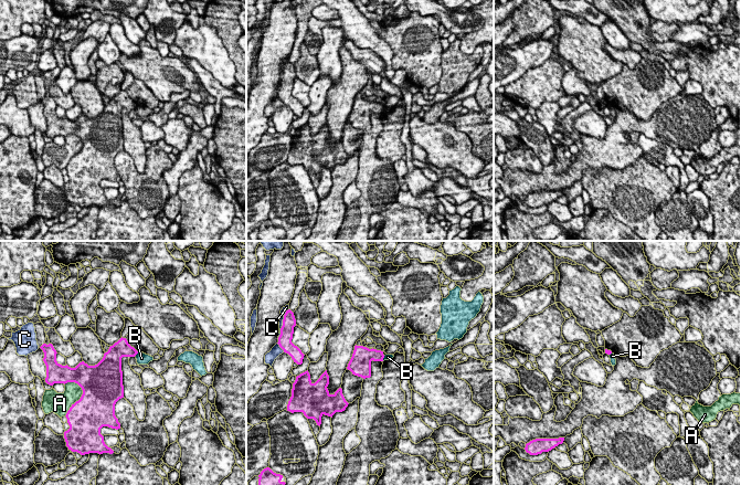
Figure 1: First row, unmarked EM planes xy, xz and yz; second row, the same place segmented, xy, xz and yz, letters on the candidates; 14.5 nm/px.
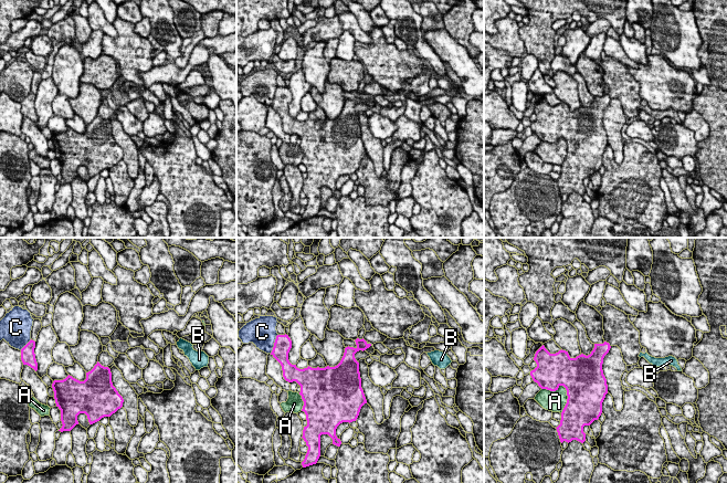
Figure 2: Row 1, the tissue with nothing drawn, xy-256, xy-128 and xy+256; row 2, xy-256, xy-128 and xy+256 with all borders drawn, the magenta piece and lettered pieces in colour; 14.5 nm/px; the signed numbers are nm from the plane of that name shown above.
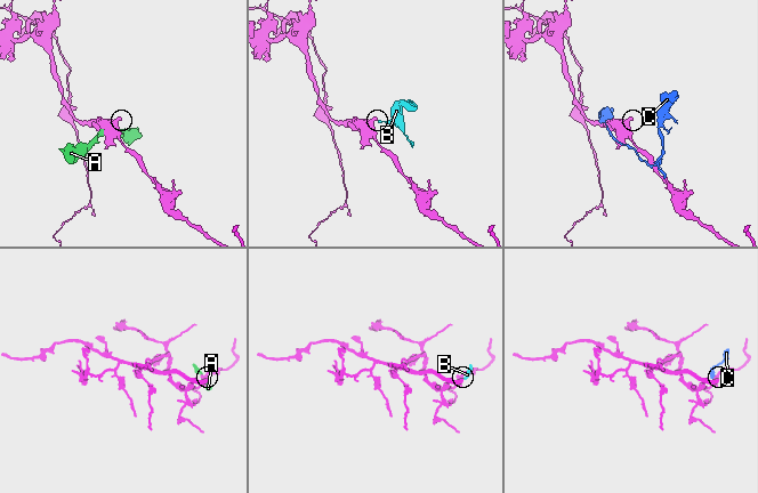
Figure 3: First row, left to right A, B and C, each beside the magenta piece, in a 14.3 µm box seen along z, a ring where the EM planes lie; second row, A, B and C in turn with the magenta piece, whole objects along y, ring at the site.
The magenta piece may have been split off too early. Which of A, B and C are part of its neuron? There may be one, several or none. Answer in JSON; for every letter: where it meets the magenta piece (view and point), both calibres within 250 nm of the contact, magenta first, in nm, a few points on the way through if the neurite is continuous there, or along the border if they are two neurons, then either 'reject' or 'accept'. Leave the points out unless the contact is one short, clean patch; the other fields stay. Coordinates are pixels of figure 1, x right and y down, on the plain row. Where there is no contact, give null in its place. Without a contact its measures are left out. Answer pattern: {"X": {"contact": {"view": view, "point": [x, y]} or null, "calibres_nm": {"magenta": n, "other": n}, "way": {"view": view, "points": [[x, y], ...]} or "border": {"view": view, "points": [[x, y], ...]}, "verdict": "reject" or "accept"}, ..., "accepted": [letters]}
{"A": {"contact": {"view": "xy", "point": [80, 151]}, "calibres_nm": {"magenta": 500, "other": 260}, "verdict": "reject"}, "B": {"contact": {"view": "xy", "point": [136, 106]}, "calibres_nm": {"magenta": 240, "other": 160}, "border": {"view": "xy", "points": [[138, 105], [135, 107]]}, "verdict": "reject"}, "C": {"contact": {"view": "xz", "point": [283, 75]}, "calibres_nm": {"magenta": 190, "other": 70}, "verdict": "reject"}, "accepted": []}

